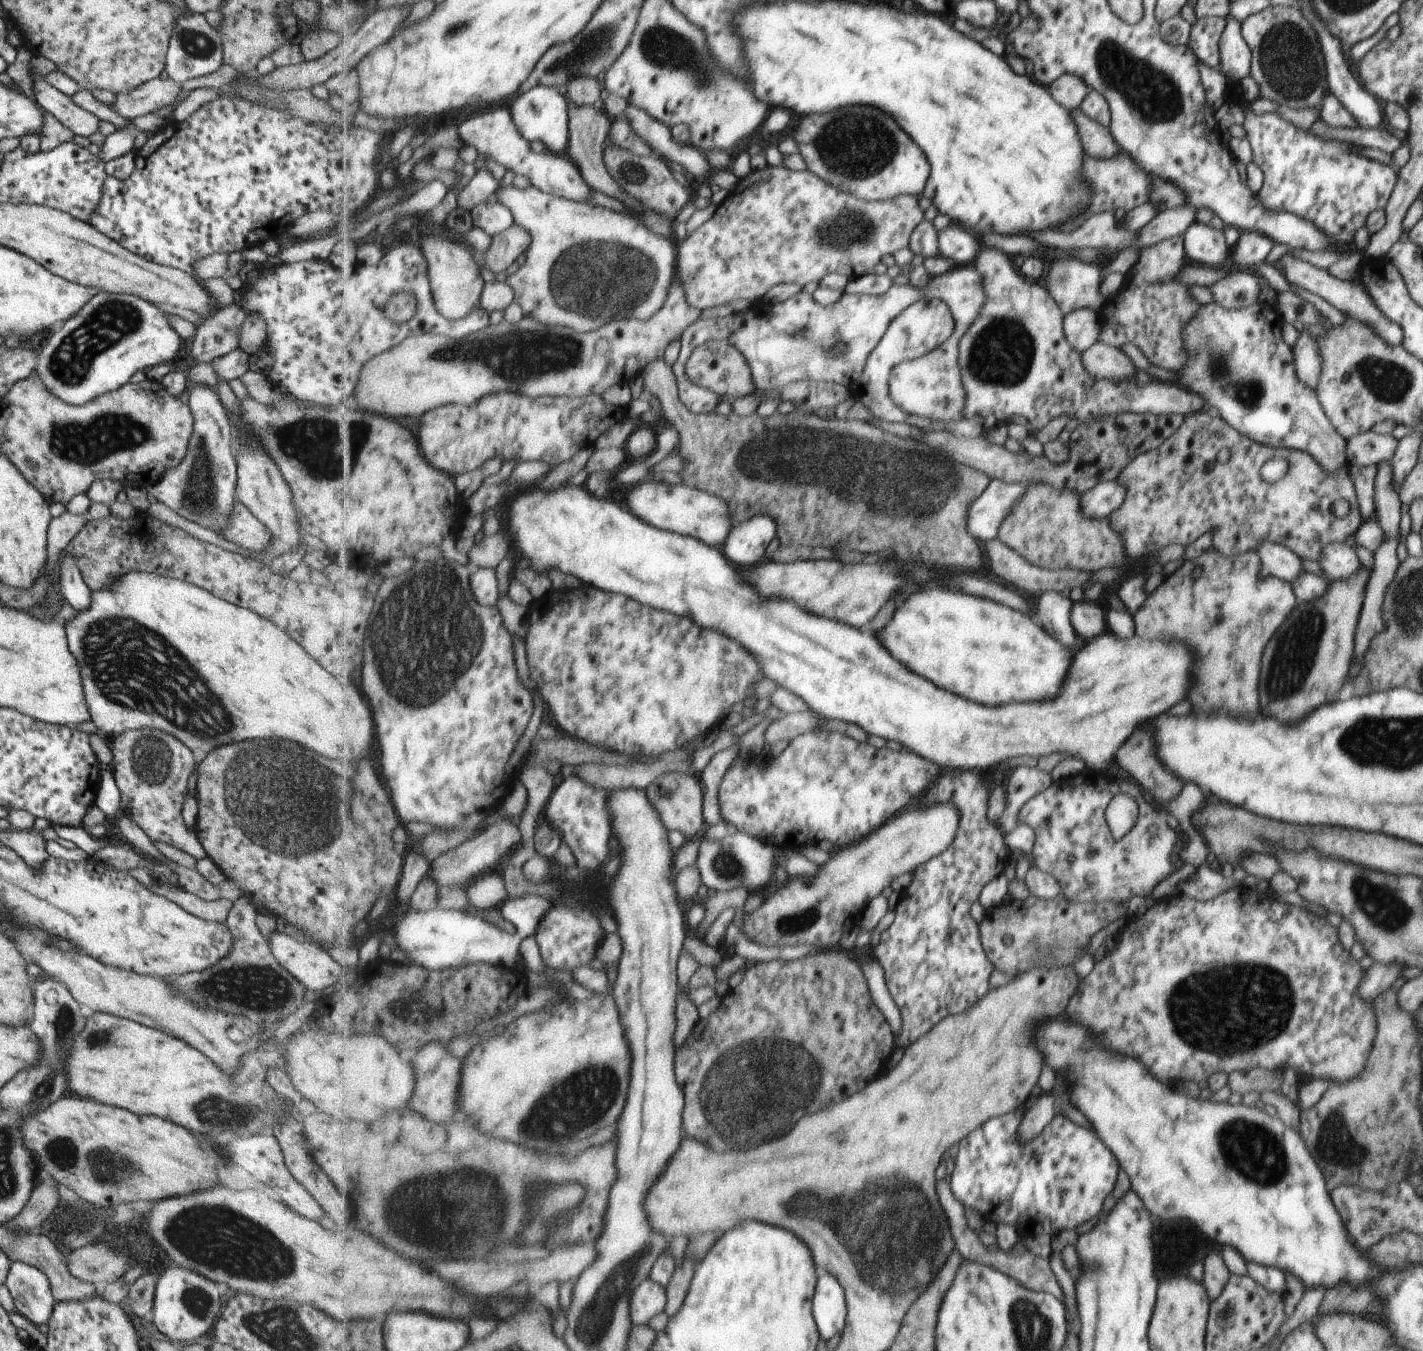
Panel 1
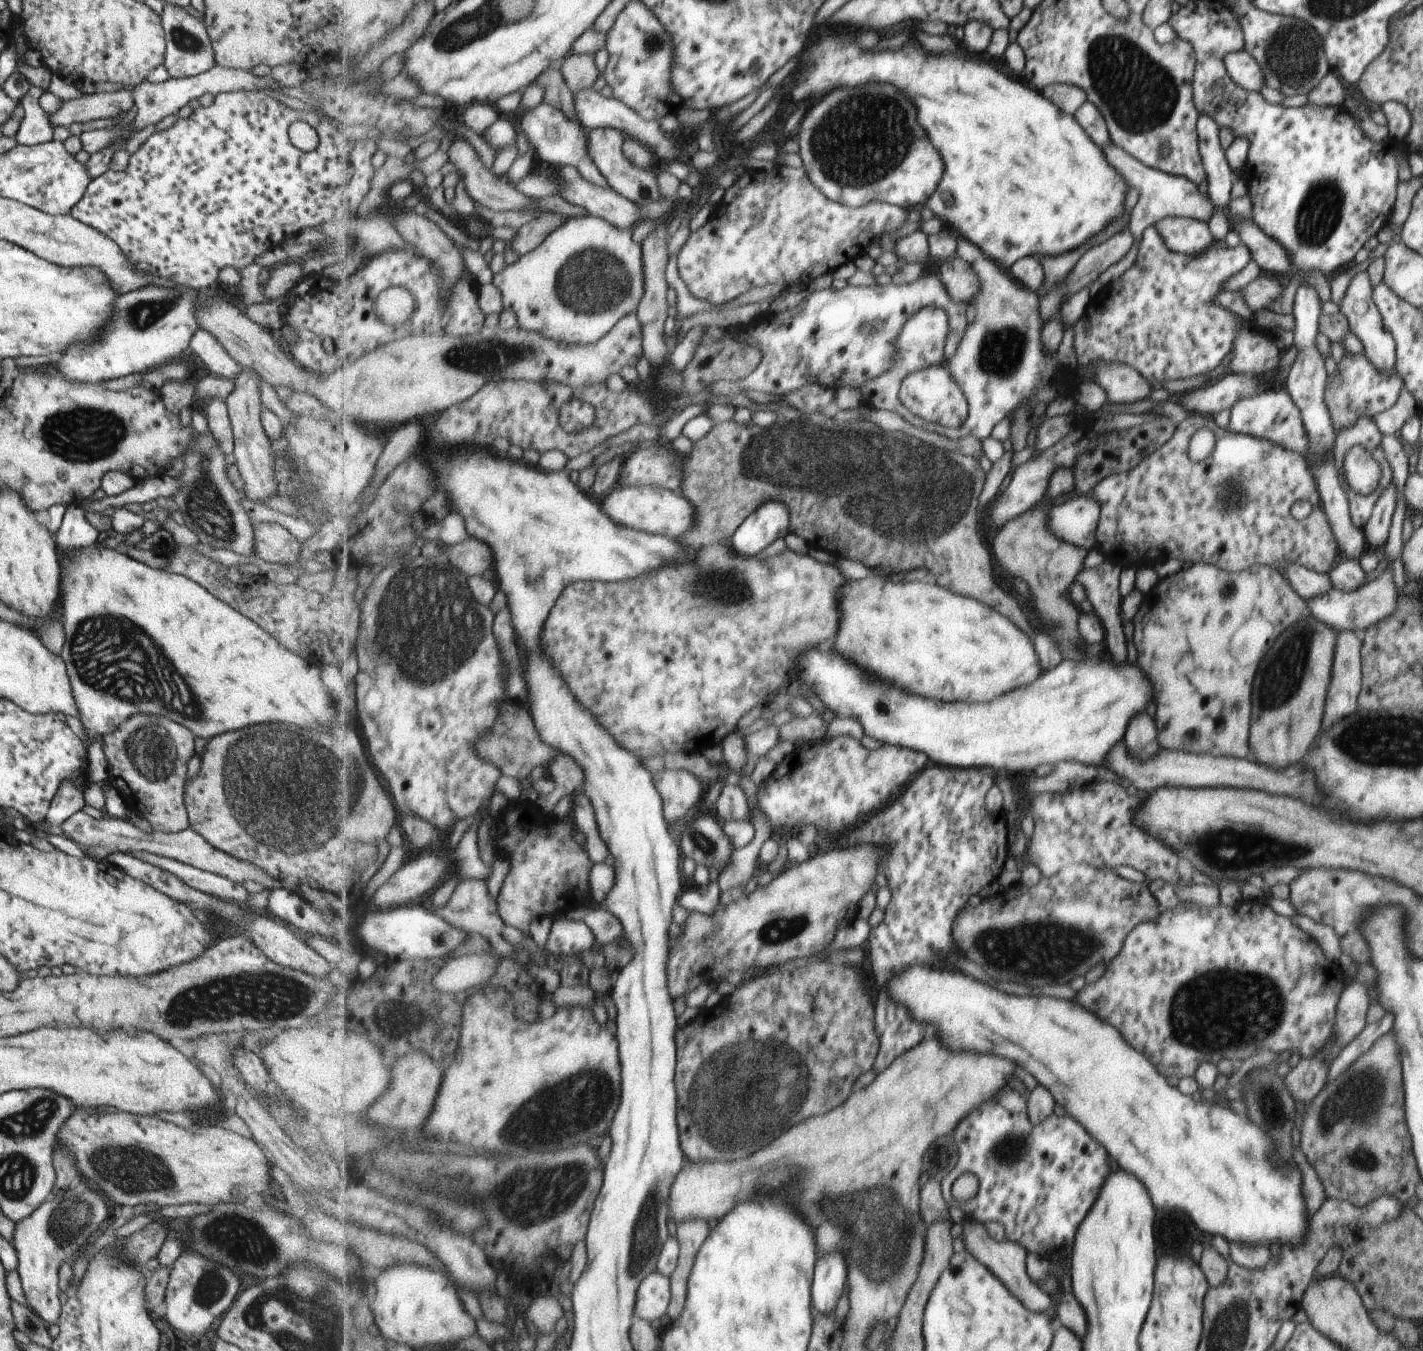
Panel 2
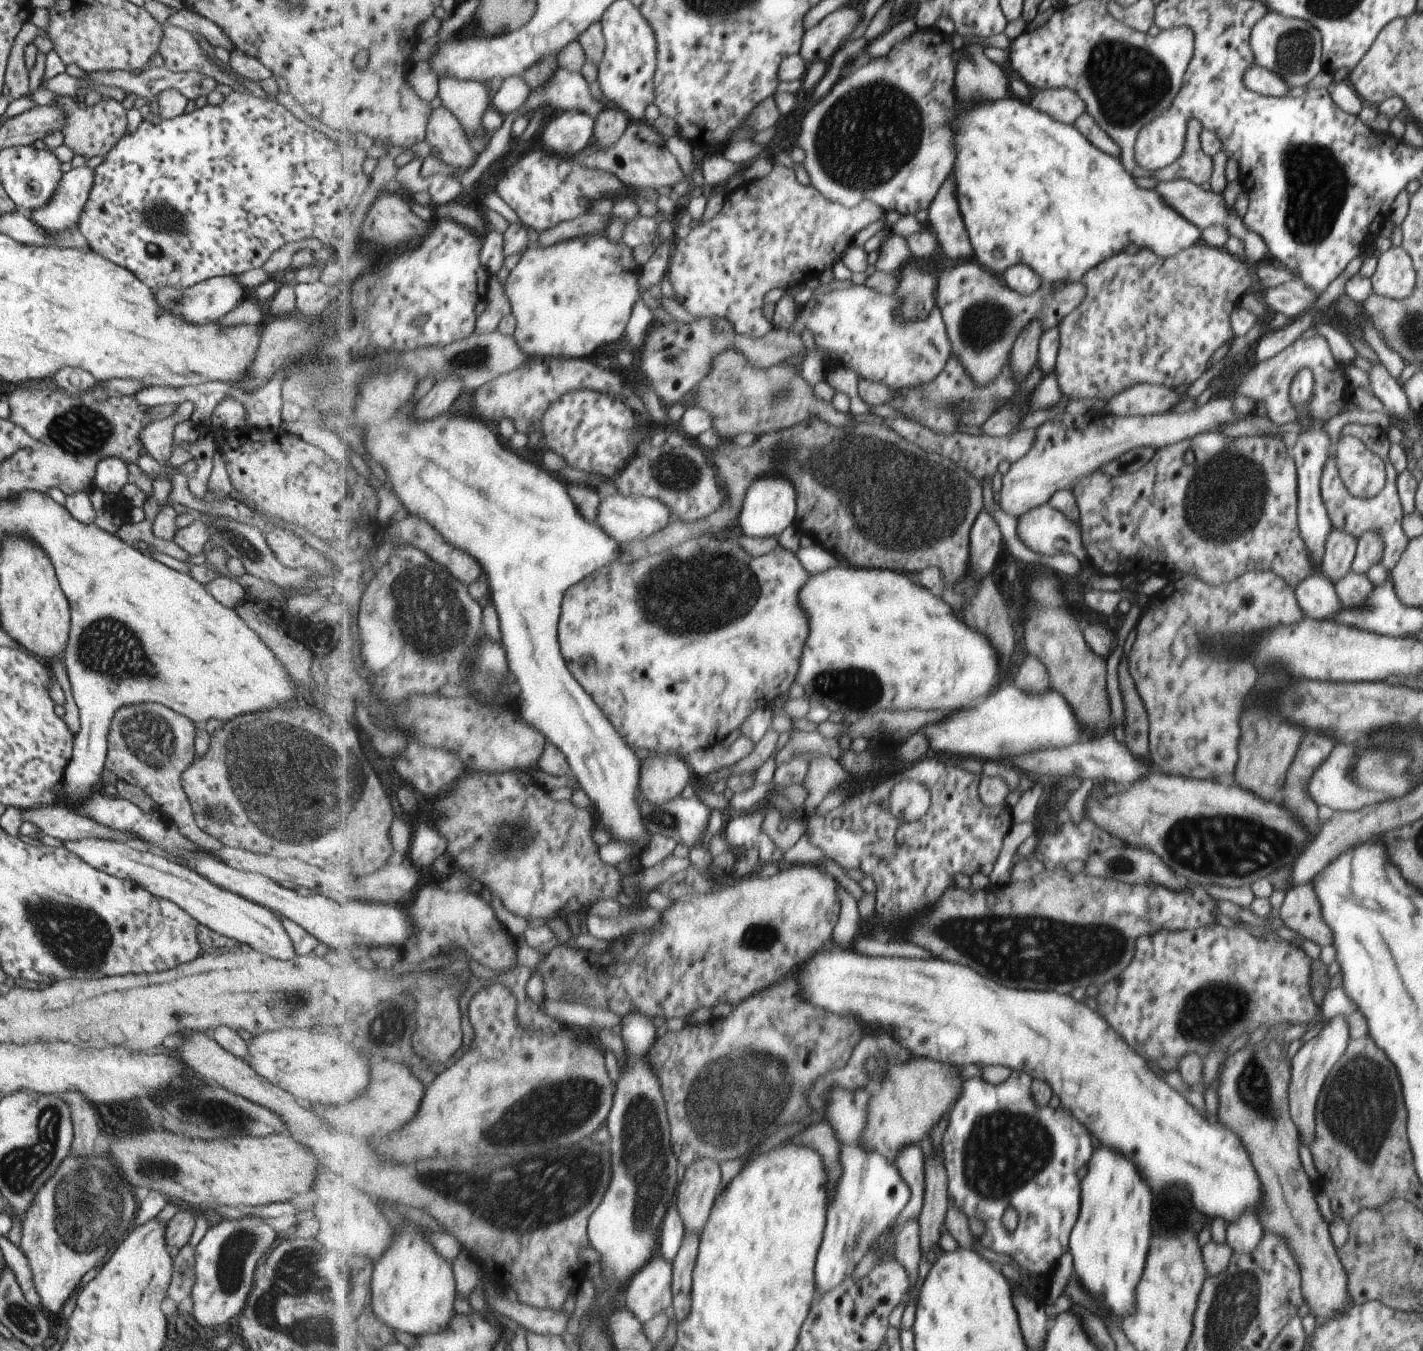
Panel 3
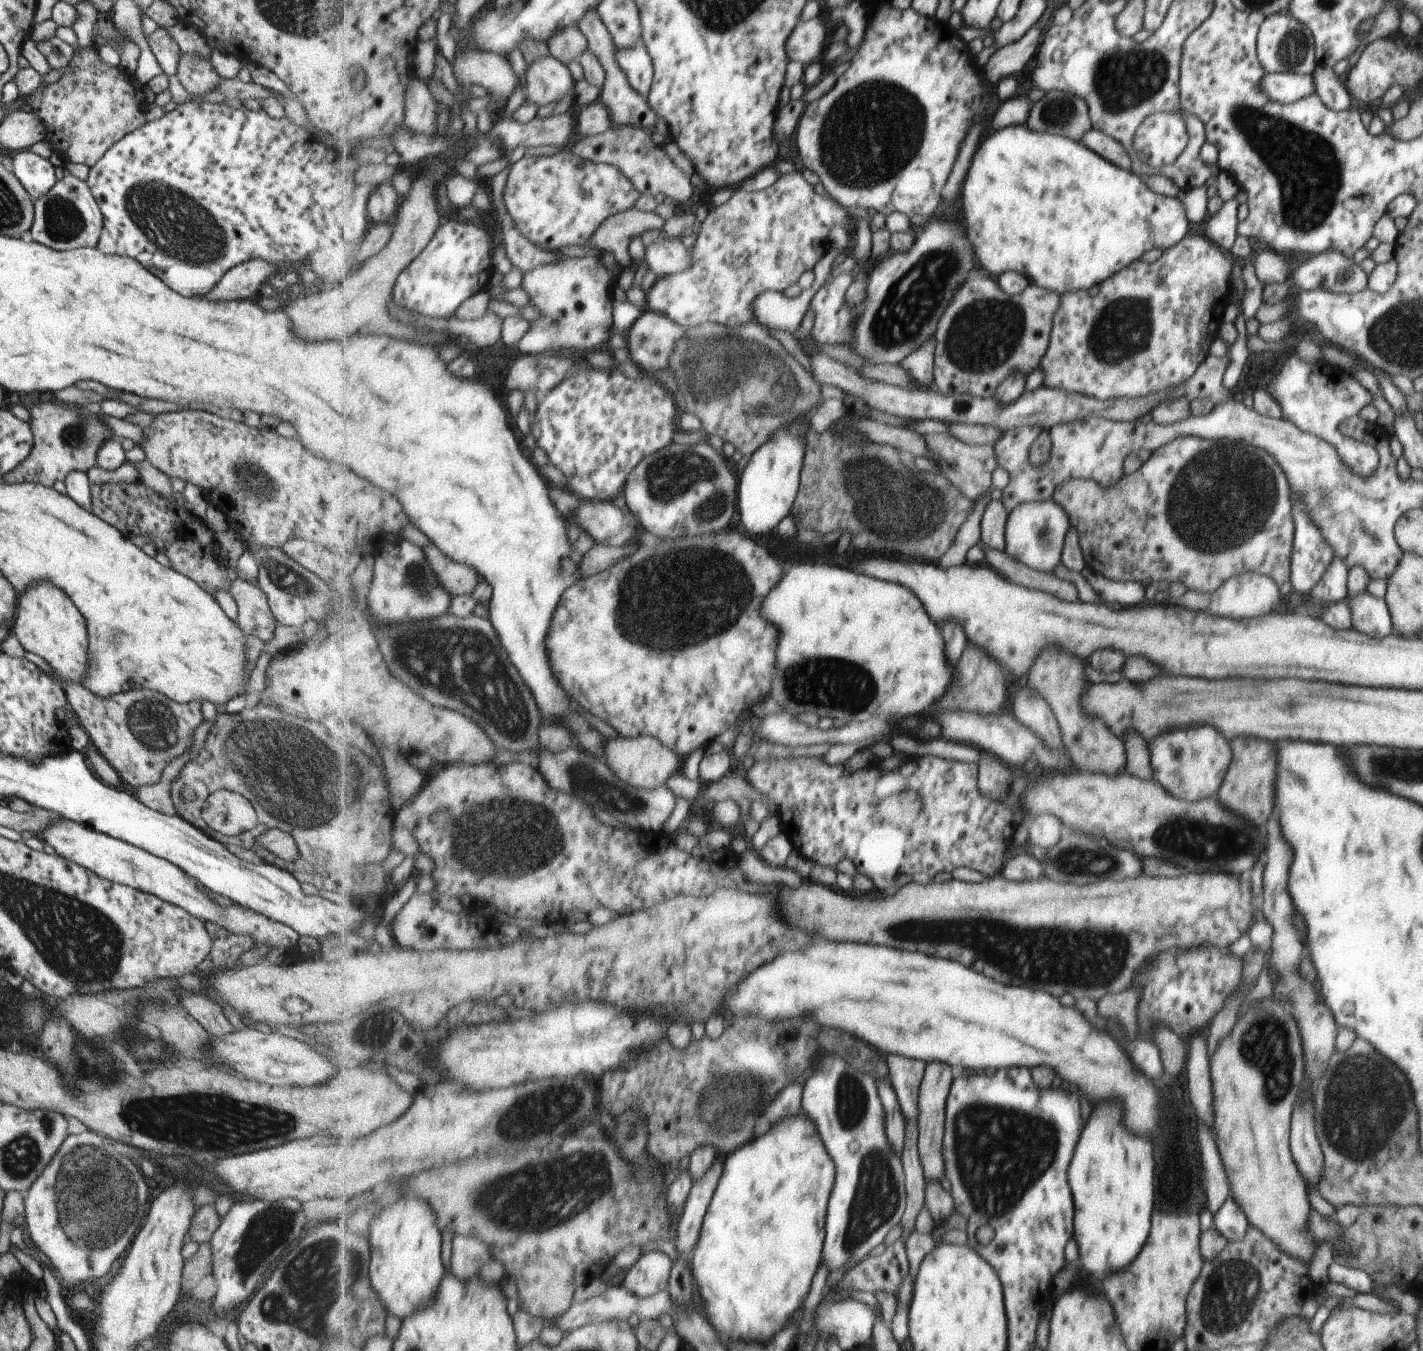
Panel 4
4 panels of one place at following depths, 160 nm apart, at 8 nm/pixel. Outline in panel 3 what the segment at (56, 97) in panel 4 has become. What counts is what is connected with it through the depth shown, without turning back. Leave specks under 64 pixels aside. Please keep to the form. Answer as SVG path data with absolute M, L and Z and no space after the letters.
M78 94L75 96L59 95L52 104L59 107L65 116L65 125L63 126L63 144L66 144L75 156L80 155L85 160L94 157L104 157L105 154L127 134L127 110L121 102L103 96L94 106L82 106L77 102L81 99Z

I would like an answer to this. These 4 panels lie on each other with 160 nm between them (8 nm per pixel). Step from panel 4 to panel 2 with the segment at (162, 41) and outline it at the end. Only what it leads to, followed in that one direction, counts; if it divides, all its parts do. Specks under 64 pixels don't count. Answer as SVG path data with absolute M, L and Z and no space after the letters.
M163 2L161 16L165 31L165 58L163 61L166 70L172 78L197 76L215 66L212 42L208 37L205 21L197 19L186 8L173 6Z

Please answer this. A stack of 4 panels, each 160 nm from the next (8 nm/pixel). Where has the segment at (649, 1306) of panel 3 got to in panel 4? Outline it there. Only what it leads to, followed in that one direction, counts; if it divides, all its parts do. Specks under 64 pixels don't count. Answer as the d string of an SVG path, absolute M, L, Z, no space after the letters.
M660 1250L648 1252L639 1258L624 1280L632 1294L640 1298L652 1298L669 1291L675 1264L672 1258Z

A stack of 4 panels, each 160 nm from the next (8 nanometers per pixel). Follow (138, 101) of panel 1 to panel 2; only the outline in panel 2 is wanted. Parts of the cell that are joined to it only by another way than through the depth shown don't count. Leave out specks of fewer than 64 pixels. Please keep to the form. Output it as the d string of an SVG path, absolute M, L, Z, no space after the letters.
M132 89L118 90L115 92L100 92L82 96L75 100L64 101L56 114L50 114L51 126L64 126L86 123L100 119L114 119L127 114L136 106L132 98Z

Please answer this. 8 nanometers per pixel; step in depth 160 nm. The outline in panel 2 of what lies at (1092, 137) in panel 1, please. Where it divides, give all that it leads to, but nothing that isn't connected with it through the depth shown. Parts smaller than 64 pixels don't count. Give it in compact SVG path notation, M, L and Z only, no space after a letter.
M1113 143L1104 146L1103 154L1104 157L1107 158L1108 164L1111 164L1112 168L1115 168L1116 172L1119 172L1120 176L1124 177L1124 180L1127 181L1127 185L1136 188L1139 192L1138 202L1136 202L1131 212L1131 219L1127 226L1127 229L1129 229L1134 236L1134 243L1122 260L1119 260L1116 264L1112 264L1108 270L1105 270L1098 276L1098 281L1106 288L1109 283L1119 278L1134 264L1142 235L1146 228L1158 224L1158 220L1168 218L1168 216L1173 216L1174 218L1192 218L1209 223L1210 218L1212 218L1212 212L1214 212L1214 206L1212 206L1212 202L1210 202L1210 197L1208 195L1206 196L1206 194L1202 194L1198 186L1196 186L1194 182L1190 182L1186 177L1170 175L1164 171L1150 168L1150 166L1138 162L1136 158L1132 158L1130 154L1126 153L1126 150L1118 148L1118 146L1115 146Z

